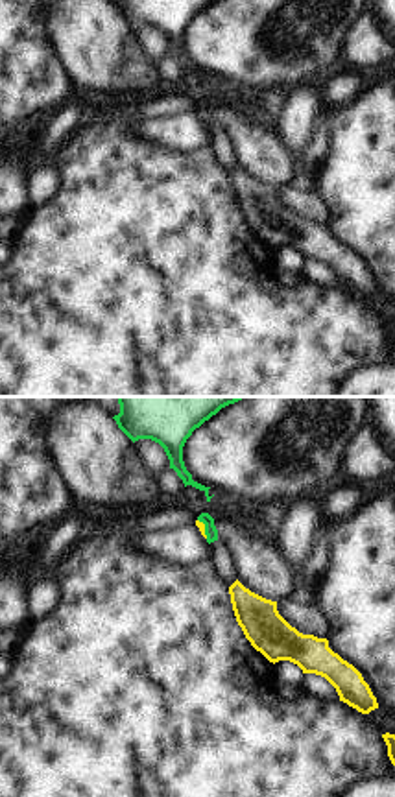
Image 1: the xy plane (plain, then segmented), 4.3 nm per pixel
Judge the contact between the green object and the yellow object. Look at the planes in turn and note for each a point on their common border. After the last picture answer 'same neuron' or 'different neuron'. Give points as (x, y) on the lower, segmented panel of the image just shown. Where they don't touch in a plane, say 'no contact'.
meets green at (205, 528)

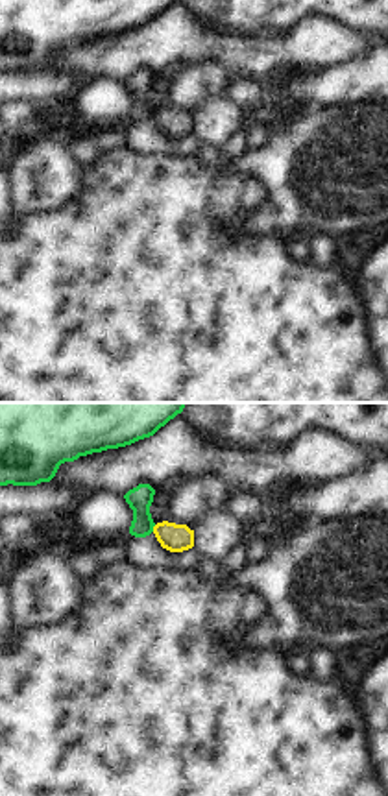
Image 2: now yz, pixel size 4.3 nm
meets green at (152, 529)

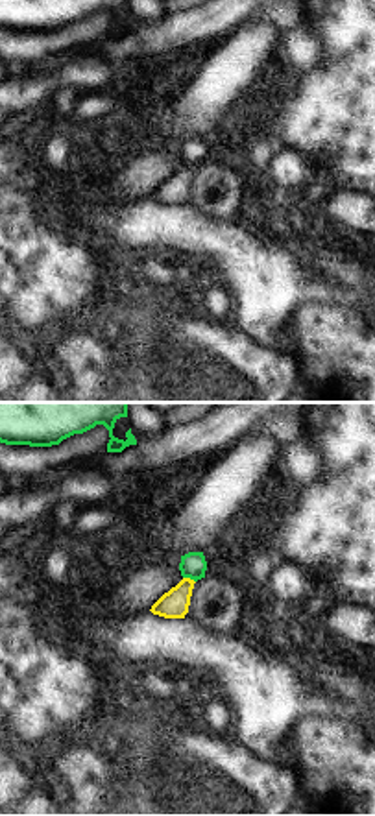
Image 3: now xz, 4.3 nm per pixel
meets green at (189, 576)

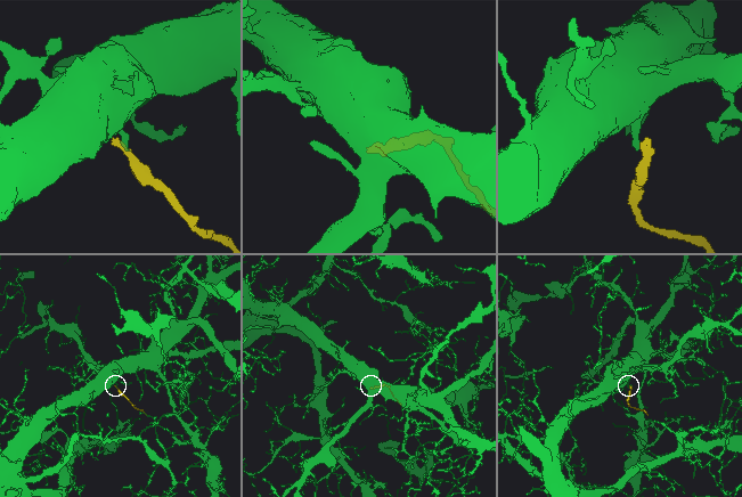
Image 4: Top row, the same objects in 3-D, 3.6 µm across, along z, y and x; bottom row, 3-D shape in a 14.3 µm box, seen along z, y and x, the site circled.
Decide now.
different neuron

